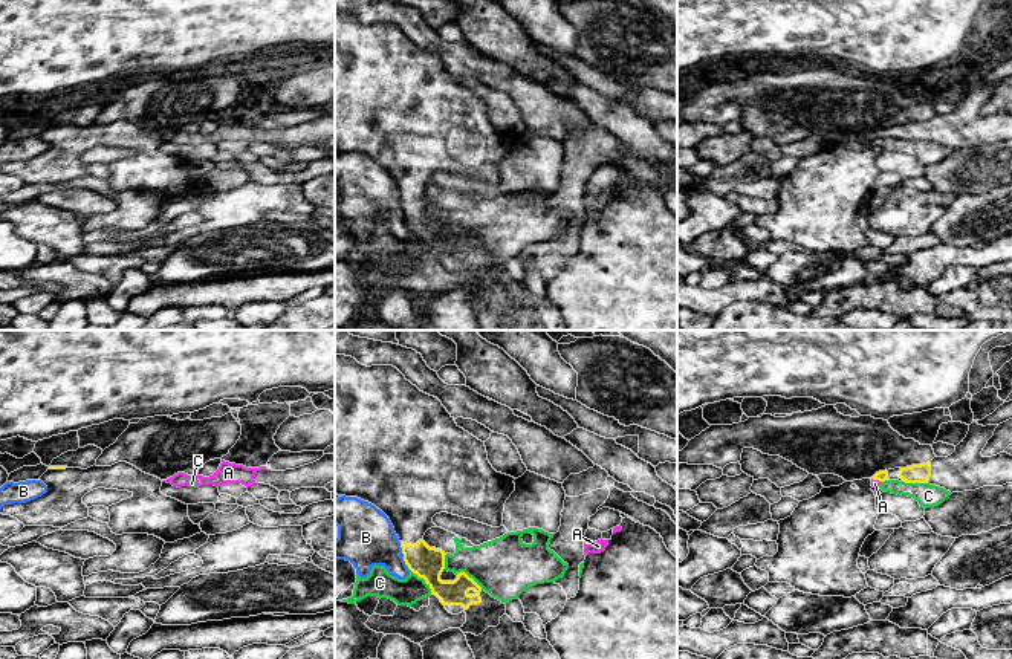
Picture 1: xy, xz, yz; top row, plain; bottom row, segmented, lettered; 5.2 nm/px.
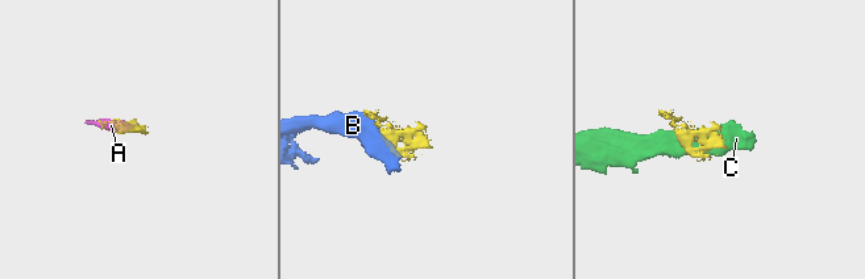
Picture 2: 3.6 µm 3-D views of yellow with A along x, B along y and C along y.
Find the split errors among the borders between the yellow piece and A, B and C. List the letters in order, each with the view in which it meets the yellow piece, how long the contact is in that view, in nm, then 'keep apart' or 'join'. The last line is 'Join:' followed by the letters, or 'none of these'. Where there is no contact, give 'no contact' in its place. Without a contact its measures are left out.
A: contact in yz; length 50 nm; keep apart
B: contact in xz; length 130 nm; keep apart
C: contact in xz; length 200 nm; keep apart
Join: none of these

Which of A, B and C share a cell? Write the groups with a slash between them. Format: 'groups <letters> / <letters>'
groups A C / B

